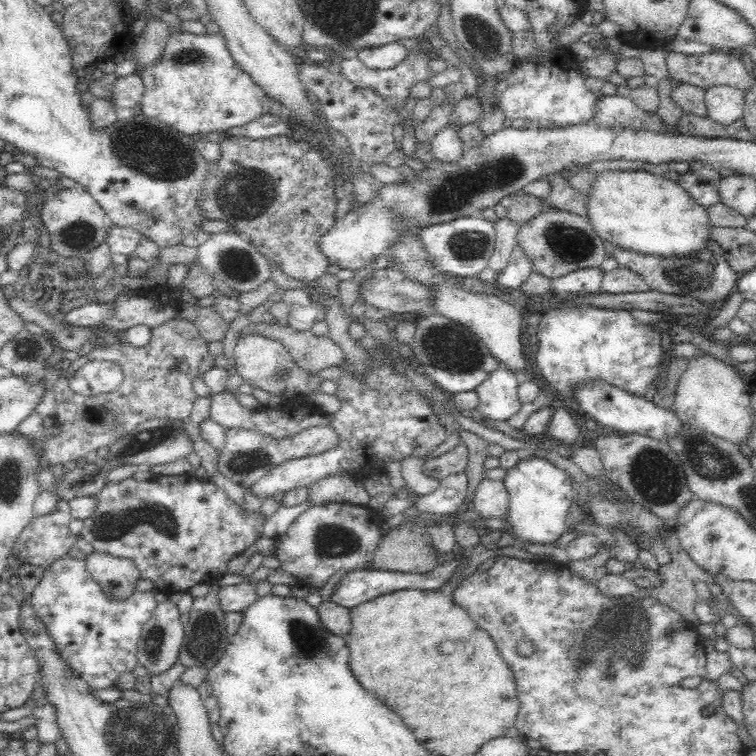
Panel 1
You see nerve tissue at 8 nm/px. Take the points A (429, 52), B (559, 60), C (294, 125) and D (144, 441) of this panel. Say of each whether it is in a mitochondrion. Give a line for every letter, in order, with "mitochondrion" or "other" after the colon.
A: other
B: other
C: other
D: mitochondrion

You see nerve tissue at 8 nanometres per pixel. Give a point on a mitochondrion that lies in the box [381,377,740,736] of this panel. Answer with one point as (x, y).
(618, 641)

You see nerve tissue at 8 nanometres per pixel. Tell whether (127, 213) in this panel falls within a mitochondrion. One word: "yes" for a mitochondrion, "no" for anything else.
no

